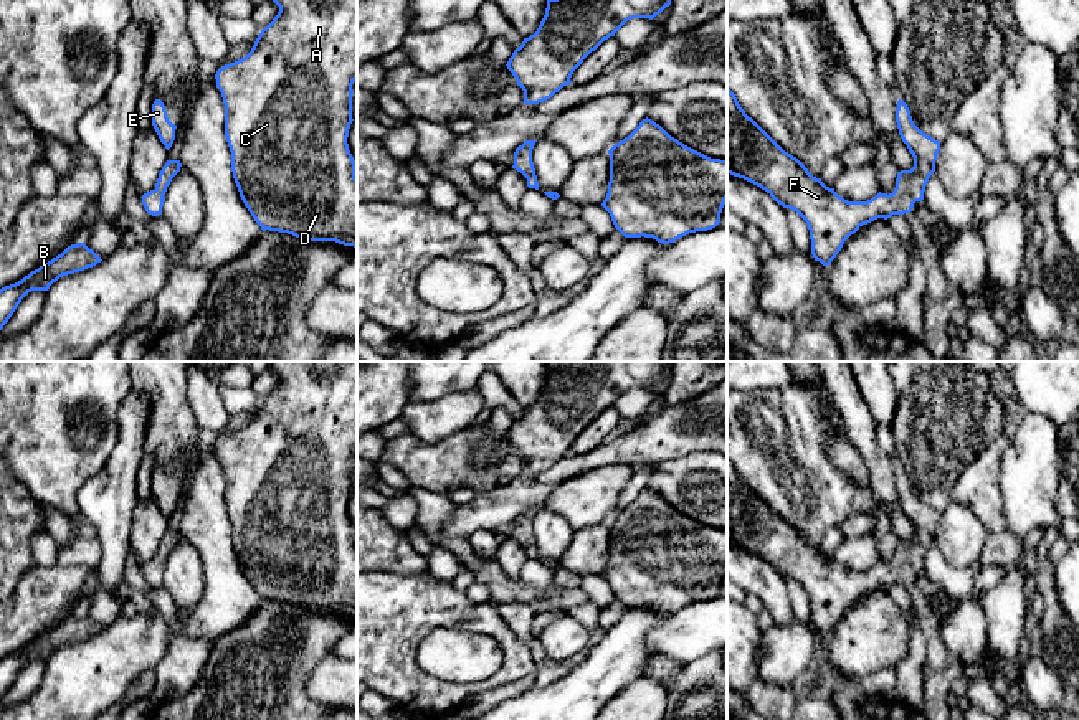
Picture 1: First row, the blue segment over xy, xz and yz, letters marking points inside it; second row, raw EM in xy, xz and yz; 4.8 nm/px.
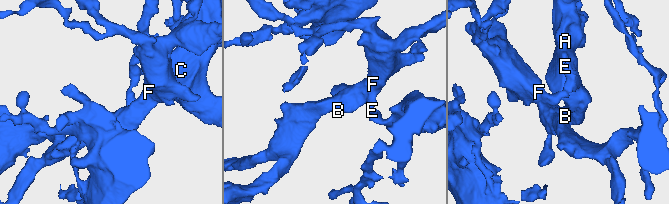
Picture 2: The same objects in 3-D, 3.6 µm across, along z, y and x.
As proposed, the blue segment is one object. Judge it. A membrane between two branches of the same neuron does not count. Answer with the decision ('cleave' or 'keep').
keep

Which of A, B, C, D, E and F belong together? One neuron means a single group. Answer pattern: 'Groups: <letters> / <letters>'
Groups: A B C D E F

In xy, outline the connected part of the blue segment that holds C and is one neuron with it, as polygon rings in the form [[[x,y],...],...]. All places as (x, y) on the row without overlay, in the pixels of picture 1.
[[[271,362],[279,377],[251,421],[215,444],[240,566],[263,601],[357,619],[357,547],[347,507],[357,449],[357,362]]]

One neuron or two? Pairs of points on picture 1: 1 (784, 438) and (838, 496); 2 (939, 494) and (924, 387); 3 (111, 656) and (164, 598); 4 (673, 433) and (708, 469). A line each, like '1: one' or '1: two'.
1: one
2: one
3: two
4: two

